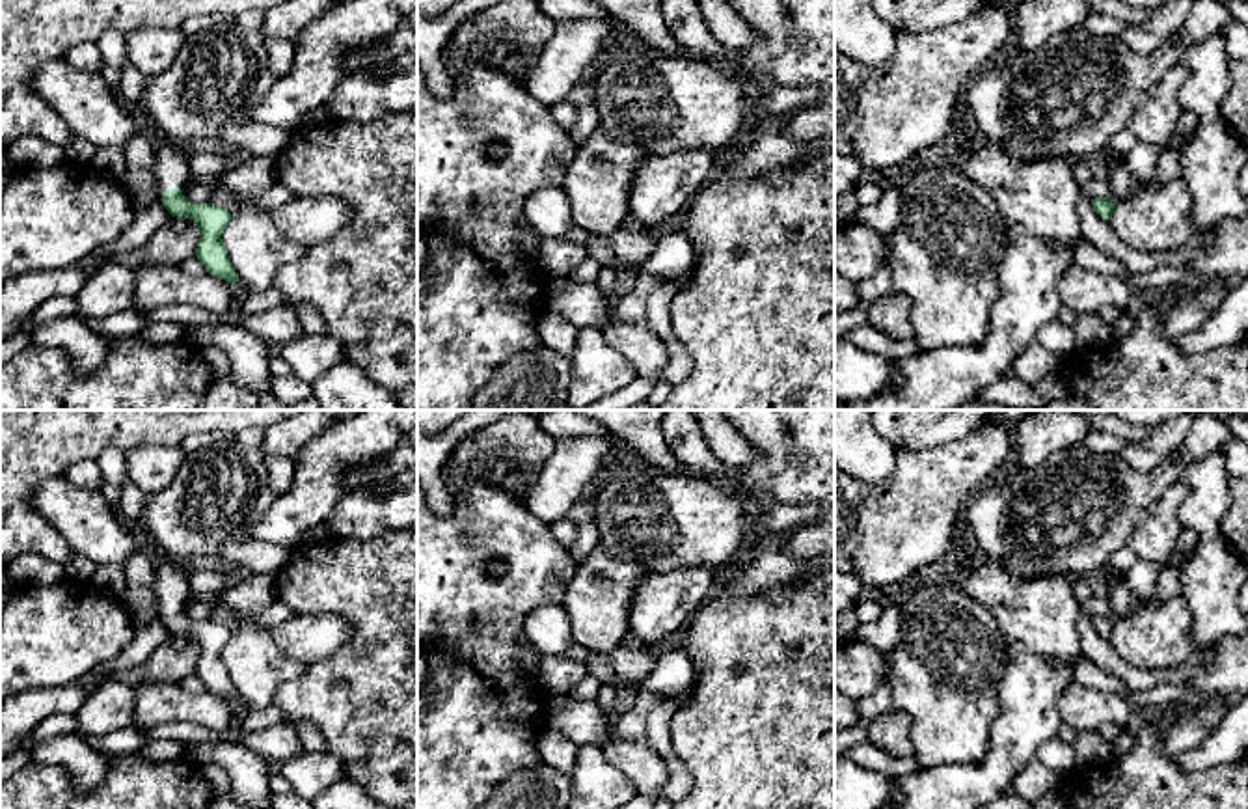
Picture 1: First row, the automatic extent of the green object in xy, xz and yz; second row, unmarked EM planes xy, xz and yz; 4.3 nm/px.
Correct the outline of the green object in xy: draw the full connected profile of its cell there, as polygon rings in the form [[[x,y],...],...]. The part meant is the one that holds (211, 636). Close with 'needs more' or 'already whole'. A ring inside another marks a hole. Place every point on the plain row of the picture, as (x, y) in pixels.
[[[162,557],[160,561],[155,561],[153,587],[160,606],[164,608],[160,619],[166,628],[171,634],[192,636],[199,645],[201,652],[196,675],[205,682],[207,690],[225,697],[227,701],[238,699],[220,656],[233,632],[214,621],[194,621],[183,611],[190,595],[190,572]]]; needs more

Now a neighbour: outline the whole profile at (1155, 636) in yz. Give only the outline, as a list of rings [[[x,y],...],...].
[[[1179,595],[1136,606],[1108,636],[1116,654],[1138,669],[1175,669],[1194,652],[1188,641],[1190,610]]]

